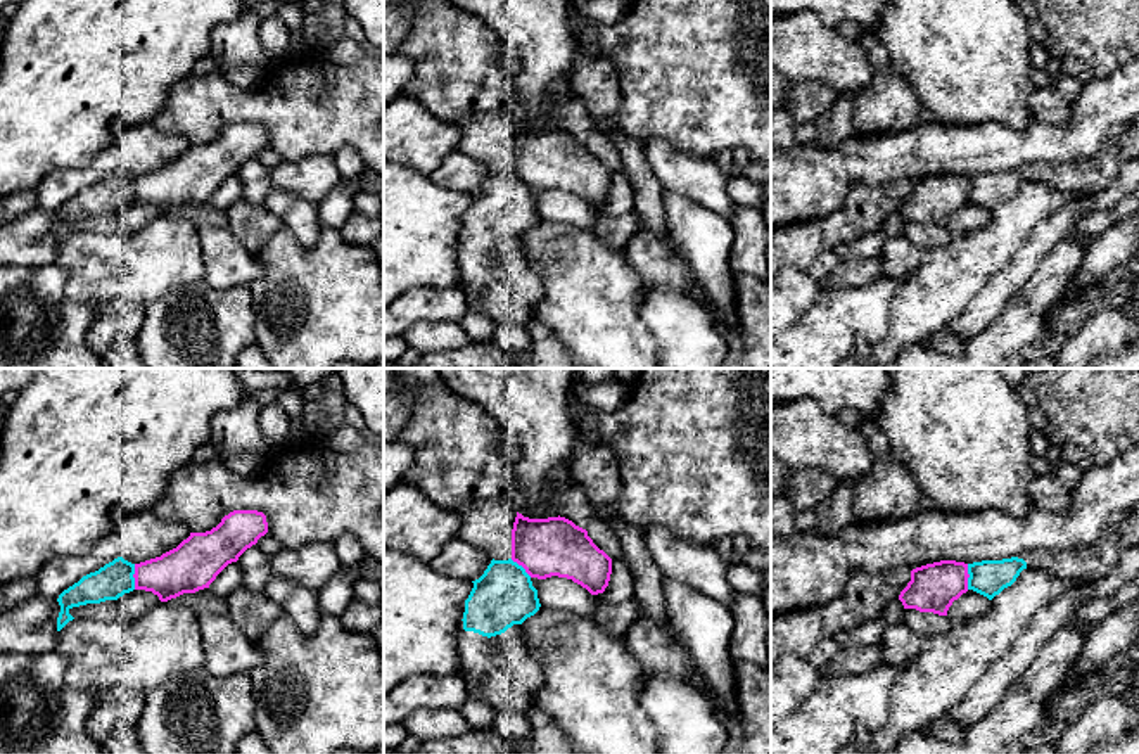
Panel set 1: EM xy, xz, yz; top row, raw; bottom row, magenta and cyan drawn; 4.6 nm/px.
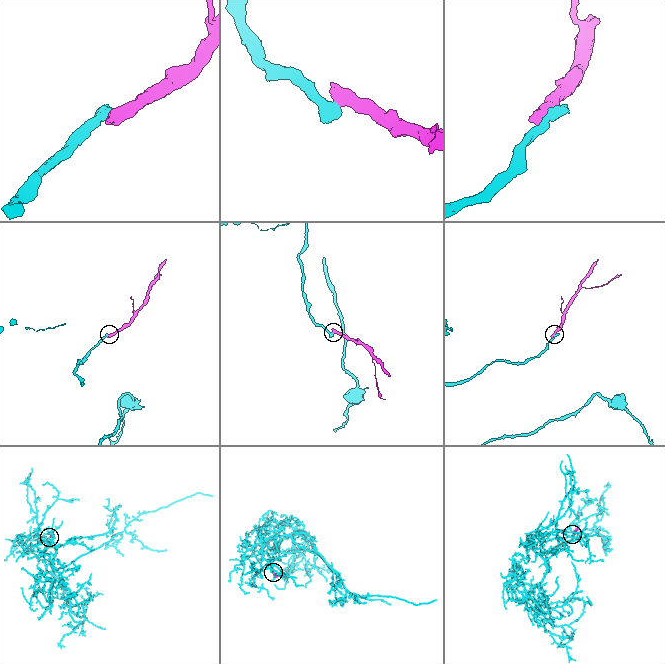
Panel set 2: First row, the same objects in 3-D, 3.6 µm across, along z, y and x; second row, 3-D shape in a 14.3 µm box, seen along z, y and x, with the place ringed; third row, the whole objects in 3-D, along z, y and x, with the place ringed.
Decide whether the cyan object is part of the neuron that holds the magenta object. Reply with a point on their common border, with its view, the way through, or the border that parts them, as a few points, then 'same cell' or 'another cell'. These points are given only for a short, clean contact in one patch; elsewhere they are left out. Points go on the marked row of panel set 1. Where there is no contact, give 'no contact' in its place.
contact xy (133, 576); another cell

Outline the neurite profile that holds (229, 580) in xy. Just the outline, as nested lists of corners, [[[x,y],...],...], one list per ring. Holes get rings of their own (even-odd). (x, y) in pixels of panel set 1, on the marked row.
[[[232,562],[216,576],[209,590],[216,598],[226,598],[239,586],[242,586],[242,567],[239,562]]]

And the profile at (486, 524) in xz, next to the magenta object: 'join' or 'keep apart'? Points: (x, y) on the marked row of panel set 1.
join

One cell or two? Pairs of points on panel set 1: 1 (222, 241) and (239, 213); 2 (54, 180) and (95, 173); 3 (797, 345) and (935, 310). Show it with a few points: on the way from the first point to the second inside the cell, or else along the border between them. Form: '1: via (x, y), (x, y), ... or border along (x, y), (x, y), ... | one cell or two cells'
1: border along (225, 225), (258, 256) | two cells
2: via (64, 180), (85, 175) | one cell
3: border along (904, 284), (892, 301), (889, 327) | two cells

